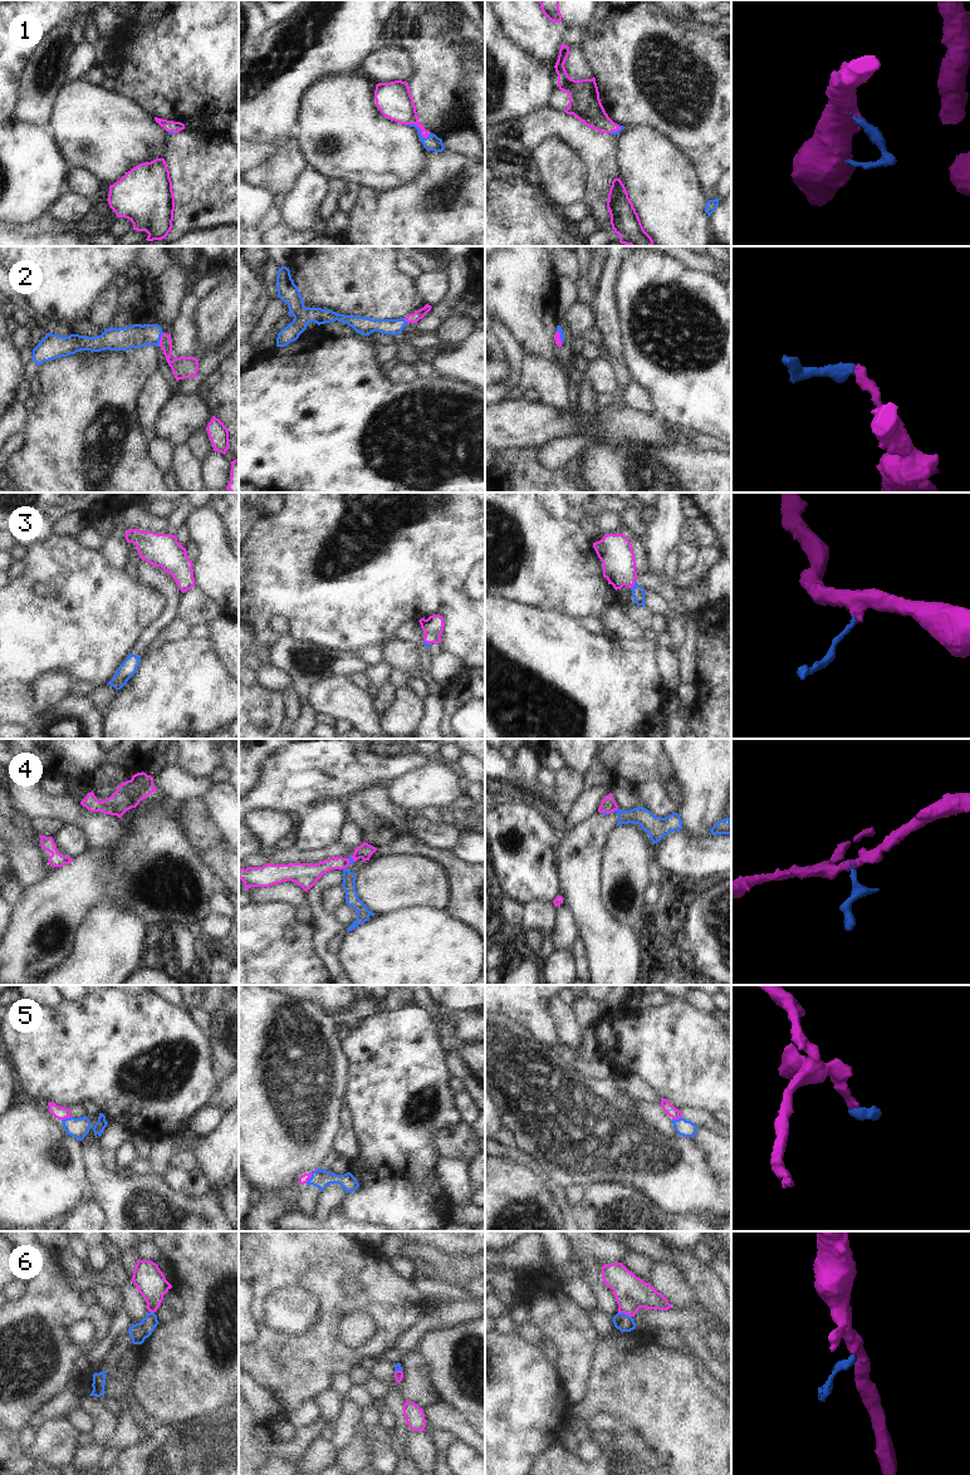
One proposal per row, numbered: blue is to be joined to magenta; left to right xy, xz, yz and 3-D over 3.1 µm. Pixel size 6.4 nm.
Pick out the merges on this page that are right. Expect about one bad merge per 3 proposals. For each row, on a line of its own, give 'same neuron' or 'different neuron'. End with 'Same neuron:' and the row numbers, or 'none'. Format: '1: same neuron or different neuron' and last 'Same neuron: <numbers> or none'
1: same neuron
2: same neuron
3: same neuron
4: different neuron
5: same neuron
6: different neuron
Same neuron: 1, 2, 3, 5

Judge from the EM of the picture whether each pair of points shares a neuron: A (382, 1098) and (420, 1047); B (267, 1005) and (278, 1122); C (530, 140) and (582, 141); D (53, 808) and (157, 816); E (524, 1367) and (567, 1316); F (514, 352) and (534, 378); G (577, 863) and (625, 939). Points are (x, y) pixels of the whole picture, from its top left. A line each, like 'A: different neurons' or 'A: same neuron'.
A: same neuron
B: same neuron
C: same neuron
D: different neurons
E: different neurons
F: different neurons
G: same neuron

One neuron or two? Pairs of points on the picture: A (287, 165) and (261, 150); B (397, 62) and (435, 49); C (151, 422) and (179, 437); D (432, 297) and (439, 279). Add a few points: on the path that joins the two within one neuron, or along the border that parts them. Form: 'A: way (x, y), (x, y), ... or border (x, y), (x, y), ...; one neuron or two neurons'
A: border (279, 147), (268, 160), (251, 170); two neurons
B: border (397, 44), (414, 62), (415, 74), (407, 82); two neurons
C: border (170, 398), (161, 412), (157, 435); two neurons
D: way (434, 293), (436, 283); one neuron

